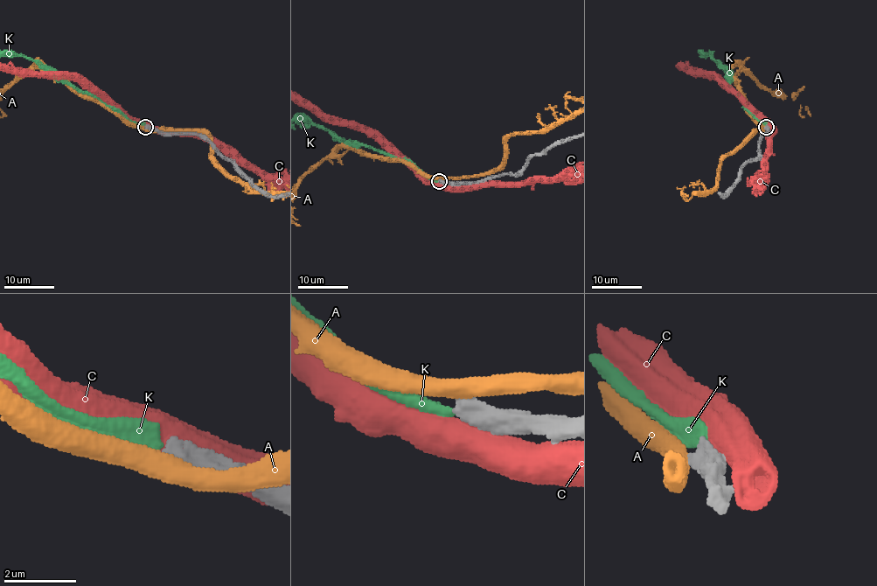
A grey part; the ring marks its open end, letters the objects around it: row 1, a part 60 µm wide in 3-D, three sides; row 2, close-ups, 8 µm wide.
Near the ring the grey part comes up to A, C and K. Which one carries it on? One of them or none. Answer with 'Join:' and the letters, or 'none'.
Join: none

